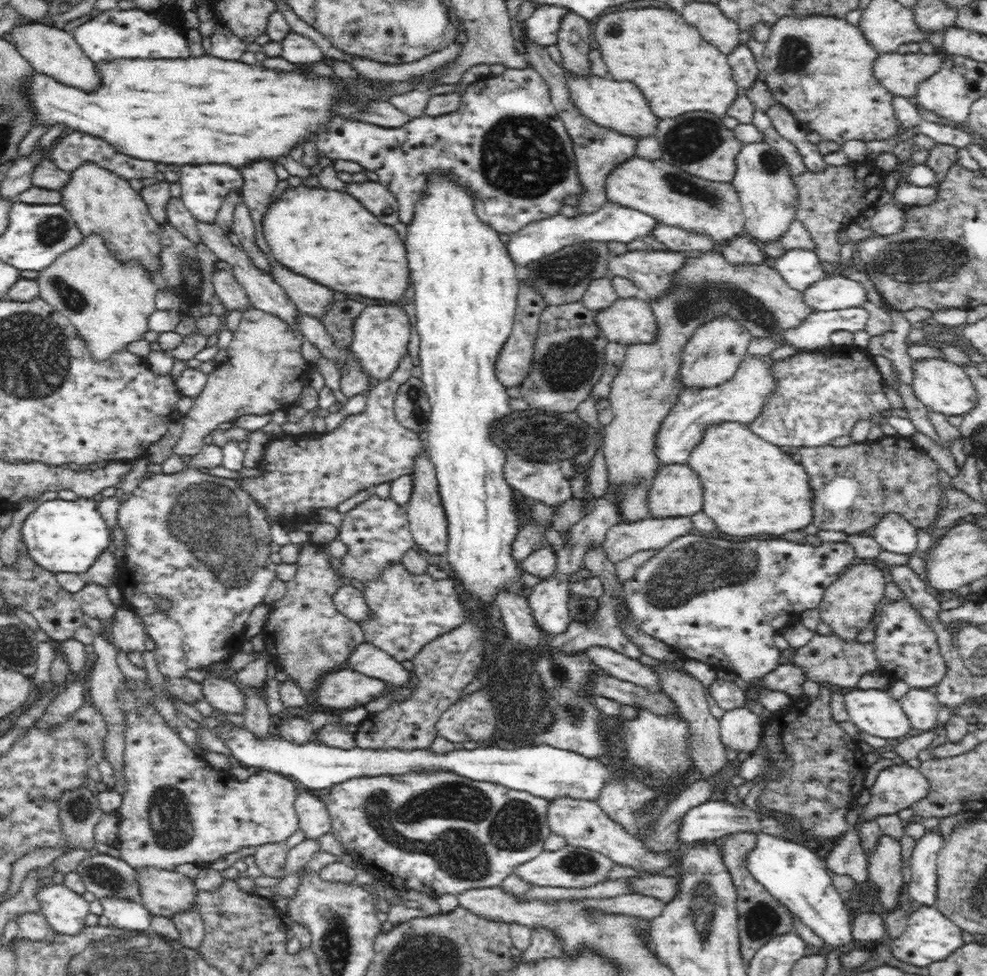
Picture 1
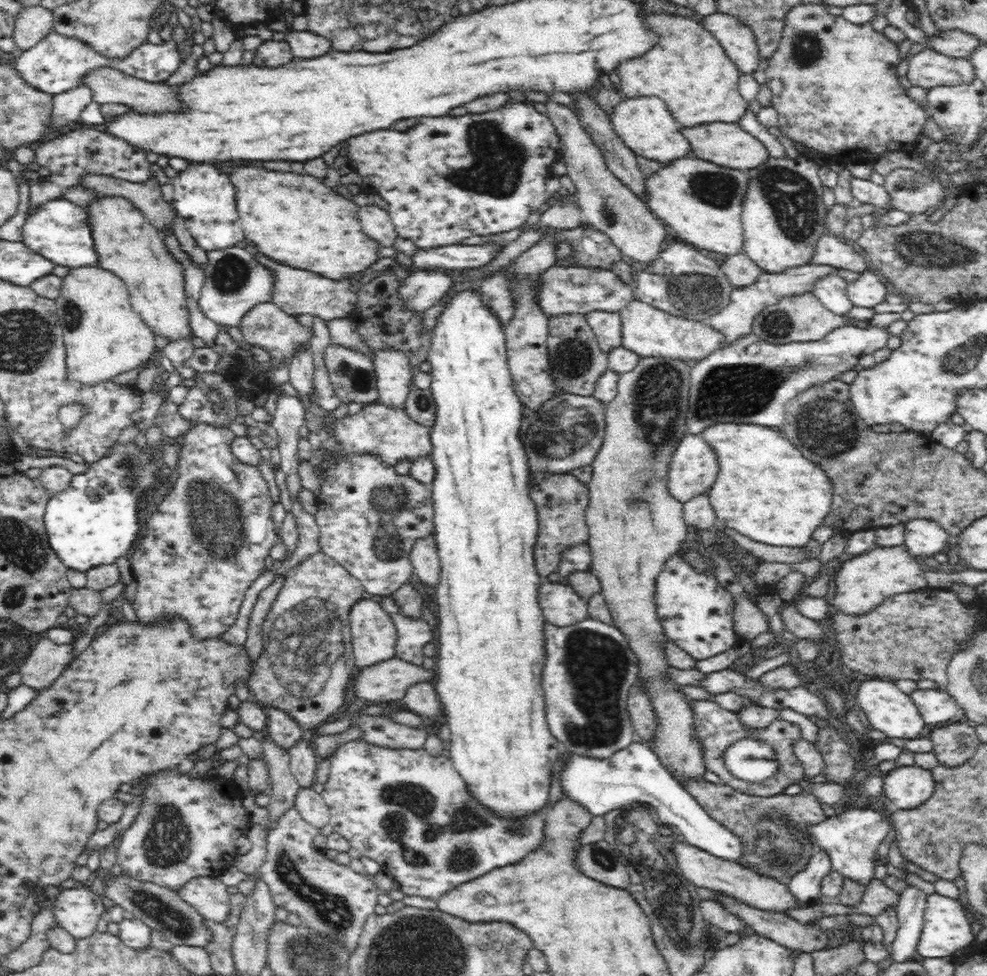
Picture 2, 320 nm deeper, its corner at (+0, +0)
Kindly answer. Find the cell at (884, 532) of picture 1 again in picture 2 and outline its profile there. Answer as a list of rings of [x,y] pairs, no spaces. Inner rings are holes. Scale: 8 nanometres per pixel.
[[[920,518],[905,523],[904,545],[914,557],[923,559],[944,552],[950,534],[936,521]]]

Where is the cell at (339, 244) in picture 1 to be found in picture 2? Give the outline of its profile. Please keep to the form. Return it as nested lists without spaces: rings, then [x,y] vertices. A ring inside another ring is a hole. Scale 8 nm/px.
[[[254,166],[234,168],[232,176],[235,191],[238,192],[237,209],[244,236],[253,244],[254,251],[284,266],[312,271],[332,281],[344,280],[375,264],[380,244],[362,232],[357,215],[359,206],[340,193],[336,194],[337,191],[328,188],[322,179],[292,172],[262,170]]]

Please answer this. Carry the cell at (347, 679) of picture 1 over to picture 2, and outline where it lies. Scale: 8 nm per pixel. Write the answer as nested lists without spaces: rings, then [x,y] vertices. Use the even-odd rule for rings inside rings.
[[[393,657],[389,660],[374,664],[374,666],[358,670],[358,674],[353,680],[354,692],[356,692],[358,698],[370,700],[370,704],[390,704],[390,702],[402,699],[406,691],[414,684],[424,682],[433,683],[435,676],[434,668],[426,669],[422,665],[416,665]]]

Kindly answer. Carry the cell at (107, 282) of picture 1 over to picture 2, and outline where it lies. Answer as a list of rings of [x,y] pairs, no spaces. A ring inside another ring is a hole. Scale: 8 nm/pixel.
[[[80,266],[70,269],[63,278],[59,297],[54,301],[56,317],[63,333],[65,365],[68,367],[66,374],[71,383],[78,382],[82,386],[90,386],[110,381],[122,372],[140,368],[148,359],[152,358],[156,335],[142,320],[141,315],[133,309],[129,290],[118,275],[99,266]]]

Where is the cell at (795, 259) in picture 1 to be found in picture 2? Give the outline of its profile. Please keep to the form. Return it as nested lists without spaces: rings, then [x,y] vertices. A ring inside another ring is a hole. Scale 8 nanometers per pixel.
[[[838,274],[828,275],[816,281],[812,293],[830,312],[846,315],[855,306],[847,297],[848,283]]]

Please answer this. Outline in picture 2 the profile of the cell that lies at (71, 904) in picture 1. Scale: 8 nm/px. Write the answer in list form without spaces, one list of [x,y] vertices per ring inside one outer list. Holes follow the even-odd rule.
[[[89,888],[60,889],[52,909],[55,921],[76,939],[96,932],[98,920],[105,917],[102,898]]]

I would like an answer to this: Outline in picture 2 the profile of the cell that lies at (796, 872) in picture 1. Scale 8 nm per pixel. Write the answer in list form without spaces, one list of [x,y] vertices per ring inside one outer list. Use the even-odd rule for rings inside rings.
[[[634,742],[603,759],[573,754],[568,764],[561,768],[558,780],[565,796],[582,805],[594,817],[604,816],[607,812],[626,805],[637,808],[640,804],[657,814],[663,824],[675,826],[678,835],[684,836],[686,843],[715,857],[742,864],[740,852],[744,848],[740,838],[708,816],[697,799],[670,774],[649,746]]]

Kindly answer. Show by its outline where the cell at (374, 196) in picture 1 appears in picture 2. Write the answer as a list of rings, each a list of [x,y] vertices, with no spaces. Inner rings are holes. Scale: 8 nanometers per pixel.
[[[376,205],[359,207],[357,212],[361,229],[370,238],[377,240],[380,245],[392,246],[398,238],[394,223],[391,221],[388,211],[380,209]]]

